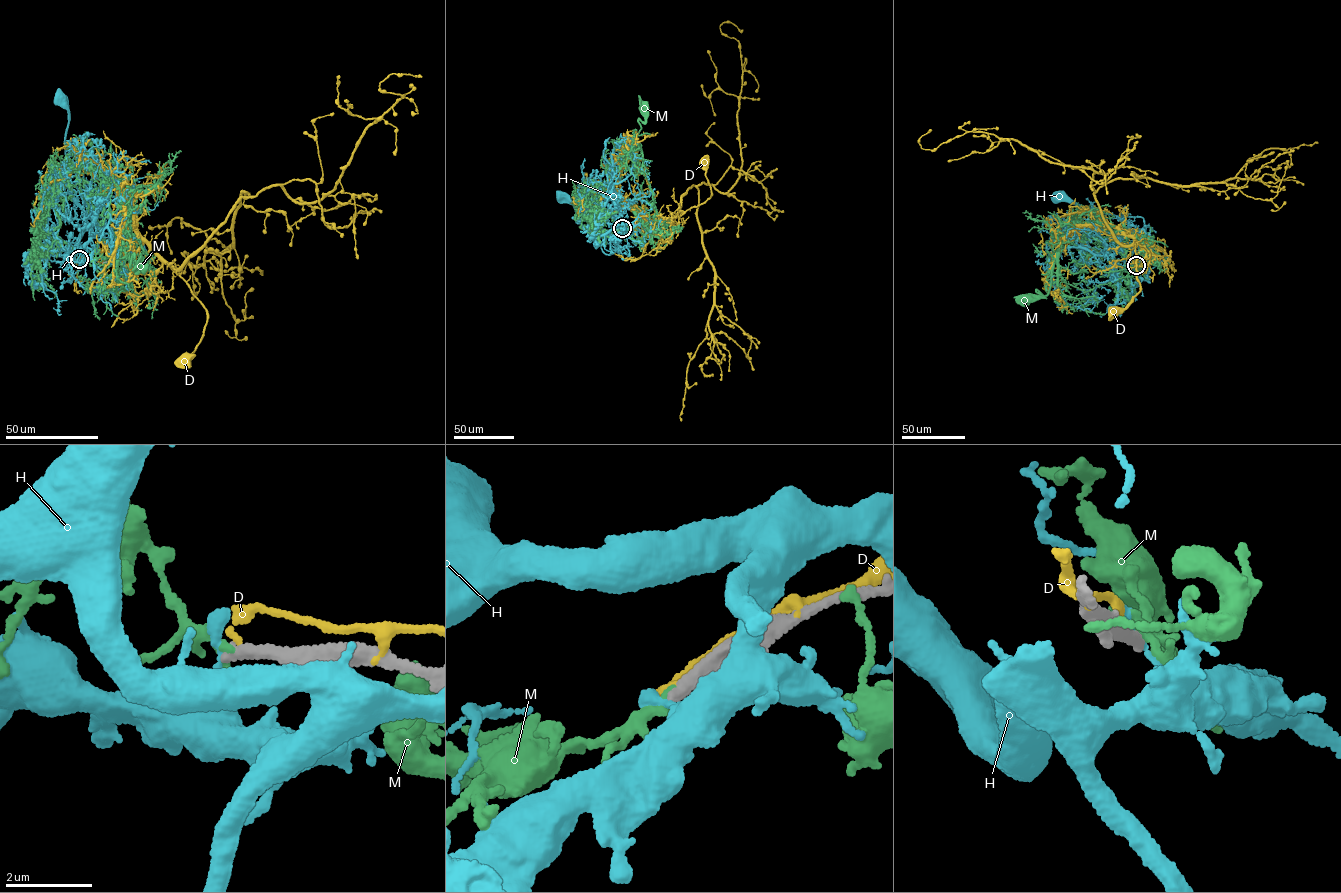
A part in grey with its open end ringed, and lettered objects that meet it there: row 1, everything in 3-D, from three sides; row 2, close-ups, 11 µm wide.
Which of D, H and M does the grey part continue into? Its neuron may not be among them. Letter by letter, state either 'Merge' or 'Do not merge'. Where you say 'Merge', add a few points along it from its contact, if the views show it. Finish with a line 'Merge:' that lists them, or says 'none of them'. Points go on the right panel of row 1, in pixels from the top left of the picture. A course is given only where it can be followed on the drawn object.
D: Do not merge
H: Do not merge
M: Do not merge
Merge: none of them

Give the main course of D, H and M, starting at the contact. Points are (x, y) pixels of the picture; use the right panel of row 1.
D: (1136, 264), (1128, 256), (1130, 259), (1134, 238), (1138, 245), (1135, 249), (1140, 290), (1124, 308), (1114, 310)
H: (1136, 265), (1131, 267), (1121, 240), (1144, 232), (1143, 218), (1106, 214), (1063, 199), (1056, 199)
M: (1136, 265), (1130, 260), (1122, 266), (1079, 225), (1063, 243), (1049, 292), (1037, 290), (1043, 297), (1026, 298)

